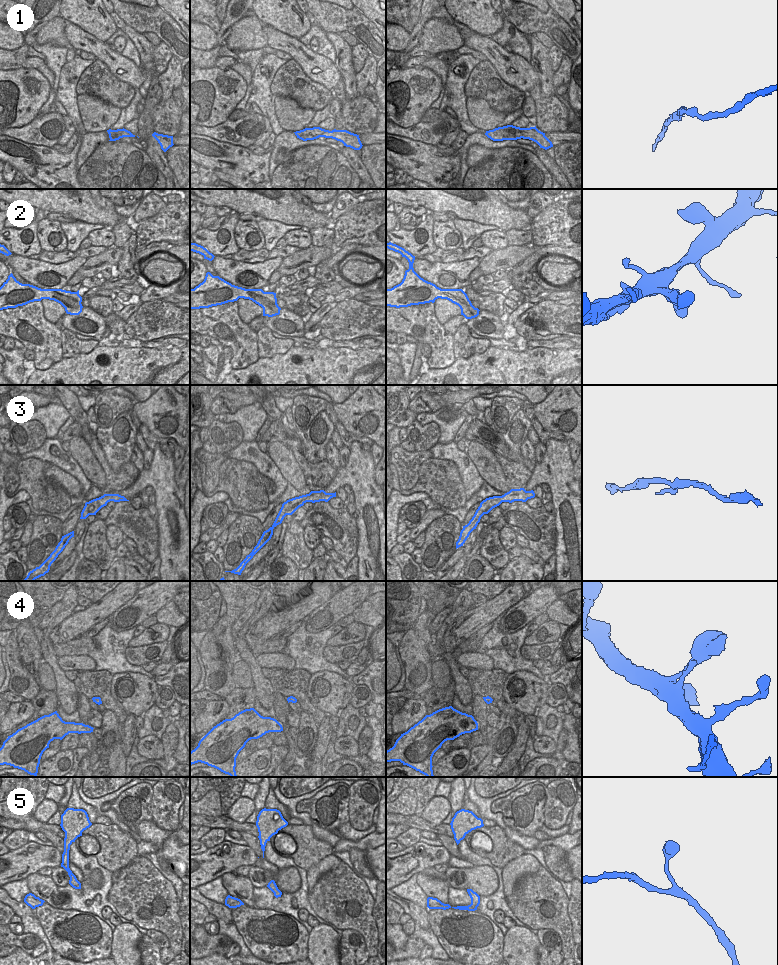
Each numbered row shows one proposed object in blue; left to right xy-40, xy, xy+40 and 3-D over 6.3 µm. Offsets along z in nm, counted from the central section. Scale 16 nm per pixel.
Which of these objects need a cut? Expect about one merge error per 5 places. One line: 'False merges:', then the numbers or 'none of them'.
False merges: 5

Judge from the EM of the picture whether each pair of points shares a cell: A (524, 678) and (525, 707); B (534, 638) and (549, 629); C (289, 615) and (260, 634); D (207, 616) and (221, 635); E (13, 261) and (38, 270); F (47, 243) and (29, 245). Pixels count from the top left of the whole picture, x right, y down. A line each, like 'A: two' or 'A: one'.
A: one
B: one
C: one
D: two
E: one
F: two

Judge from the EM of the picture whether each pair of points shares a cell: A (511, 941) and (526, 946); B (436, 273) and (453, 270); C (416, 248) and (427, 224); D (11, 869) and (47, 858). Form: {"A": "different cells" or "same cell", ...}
{"A": "same cell", "B": "same cell", "C": "same cell", "D": "same cell"}

